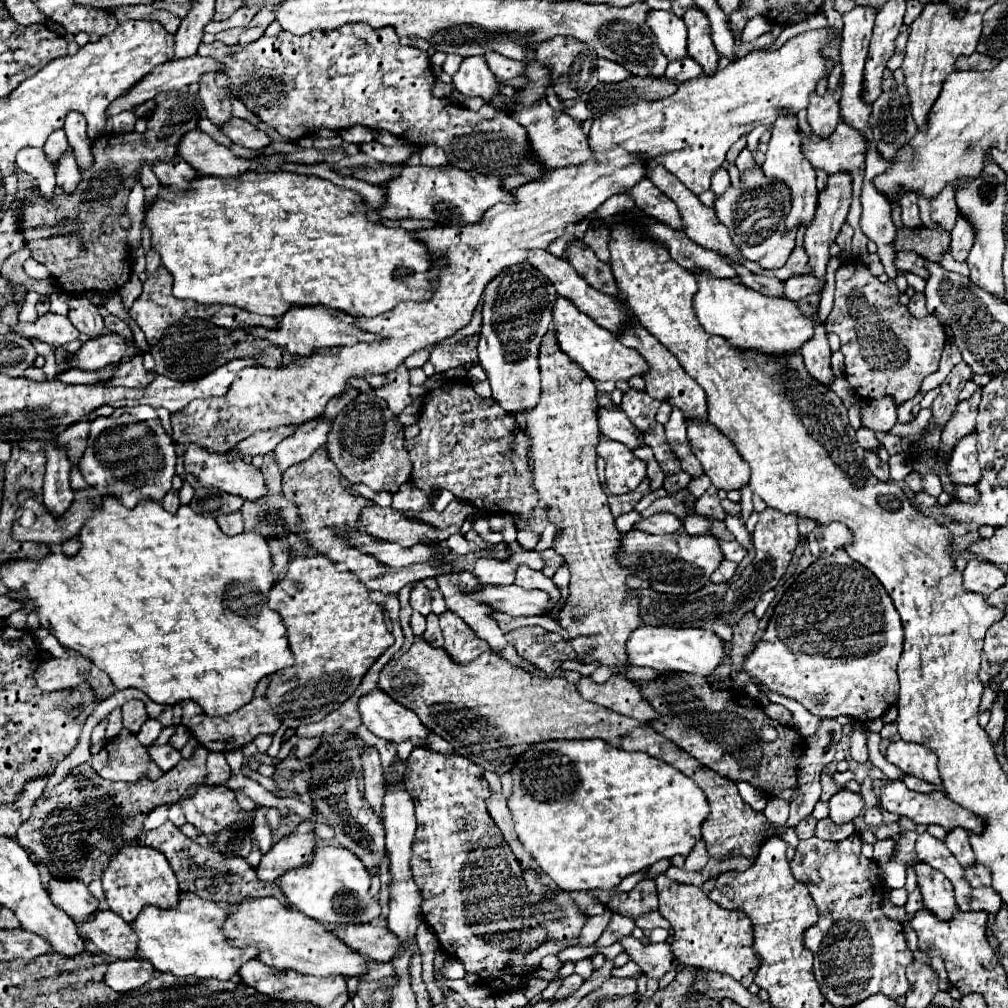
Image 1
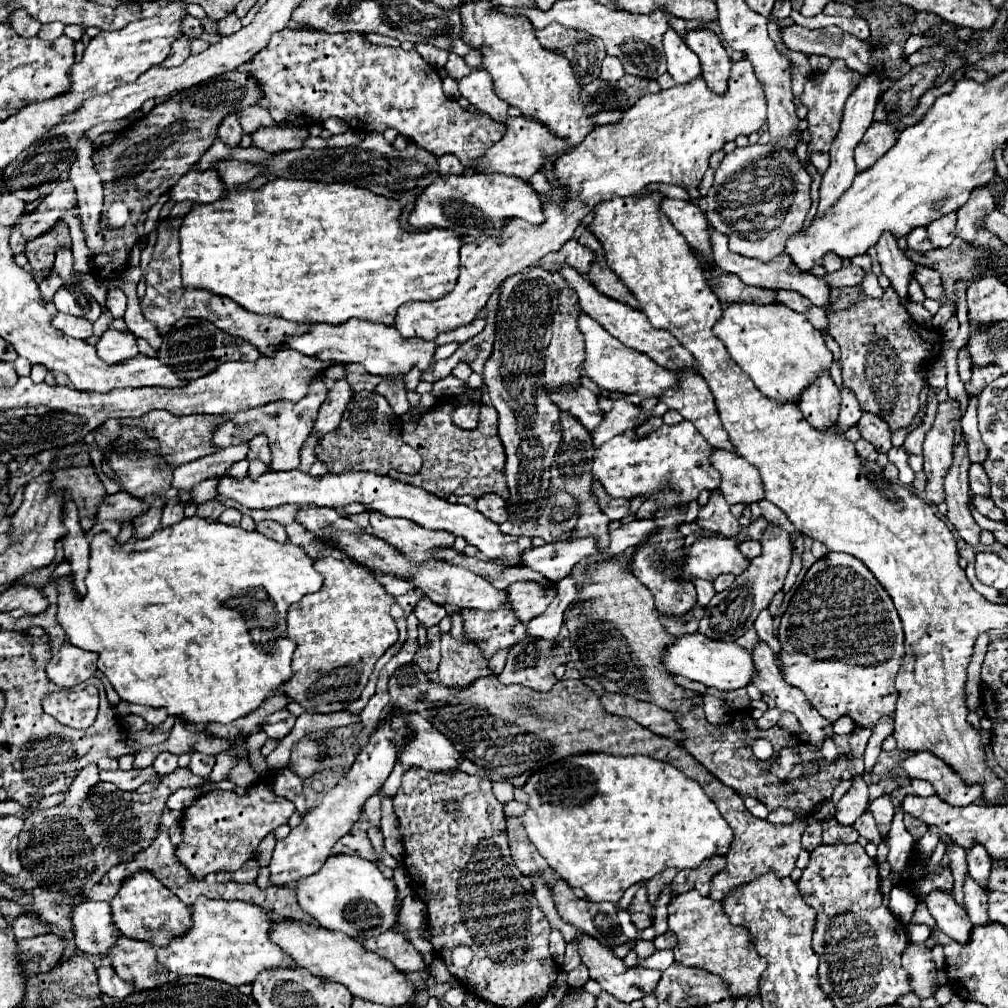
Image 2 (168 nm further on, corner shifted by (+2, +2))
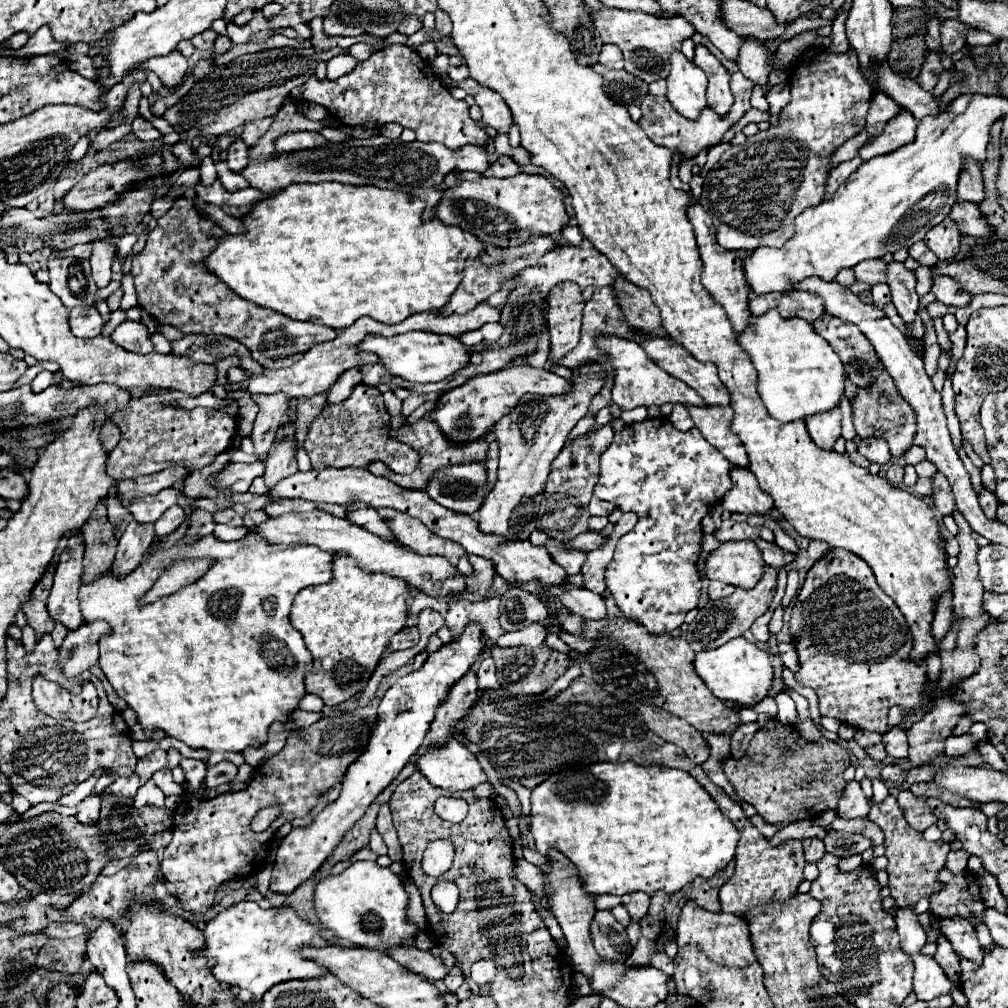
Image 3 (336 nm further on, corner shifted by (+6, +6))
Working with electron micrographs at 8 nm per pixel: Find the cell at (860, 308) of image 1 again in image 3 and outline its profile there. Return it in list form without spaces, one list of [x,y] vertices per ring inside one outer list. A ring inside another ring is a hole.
[[[883,366],[883,376],[879,376],[879,380],[875,380],[875,386],[861,390],[853,402],[853,420],[855,420],[855,430],[859,438],[871,438],[871,436],[879,436],[889,444],[889,450],[895,458],[901,458],[911,446],[913,446],[913,438],[915,438],[915,412],[911,410],[911,406],[897,394],[897,388],[889,376],[889,372],[885,372]]]

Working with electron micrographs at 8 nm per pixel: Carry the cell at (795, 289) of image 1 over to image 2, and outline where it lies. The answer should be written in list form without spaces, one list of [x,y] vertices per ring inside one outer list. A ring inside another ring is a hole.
[[[851,264],[851,266],[841,268],[837,272],[827,272],[823,276],[823,280],[831,288],[835,288],[835,286],[859,286],[863,282],[863,276],[865,276],[865,272],[859,266]]]

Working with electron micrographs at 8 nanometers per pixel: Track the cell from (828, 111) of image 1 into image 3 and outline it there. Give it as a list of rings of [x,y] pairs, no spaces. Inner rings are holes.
[[[807,48],[795,62],[793,74],[789,78],[789,88],[791,102],[781,110],[779,124],[747,138],[747,142],[741,146],[731,146],[705,176],[699,204],[703,204],[703,208],[707,208],[711,214],[717,228],[717,242],[725,250],[755,250],[761,246],[781,248],[795,232],[795,218],[805,208],[815,206],[825,198],[831,154],[865,128],[871,86],[859,72],[855,50],[849,50],[845,54],[829,54],[827,48]]]

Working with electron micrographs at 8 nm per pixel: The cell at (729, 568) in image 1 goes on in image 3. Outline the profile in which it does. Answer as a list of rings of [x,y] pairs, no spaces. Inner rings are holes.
[[[711,582],[709,584],[709,598],[711,600],[729,598],[733,592],[735,592],[735,588],[731,588],[731,584],[723,584],[723,582]]]

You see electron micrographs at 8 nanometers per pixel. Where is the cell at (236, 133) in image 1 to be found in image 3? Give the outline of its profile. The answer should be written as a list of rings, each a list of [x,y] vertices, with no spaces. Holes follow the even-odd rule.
[[[293,132],[293,134],[281,136],[275,146],[279,152],[299,152],[299,150],[321,148],[327,144],[329,142],[319,132]]]

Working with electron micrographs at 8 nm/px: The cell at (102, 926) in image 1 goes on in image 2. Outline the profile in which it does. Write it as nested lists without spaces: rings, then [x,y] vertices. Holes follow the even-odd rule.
[[[117,936],[107,958],[123,980],[133,980],[135,990],[151,990],[167,982],[167,970],[157,962],[149,942]]]

